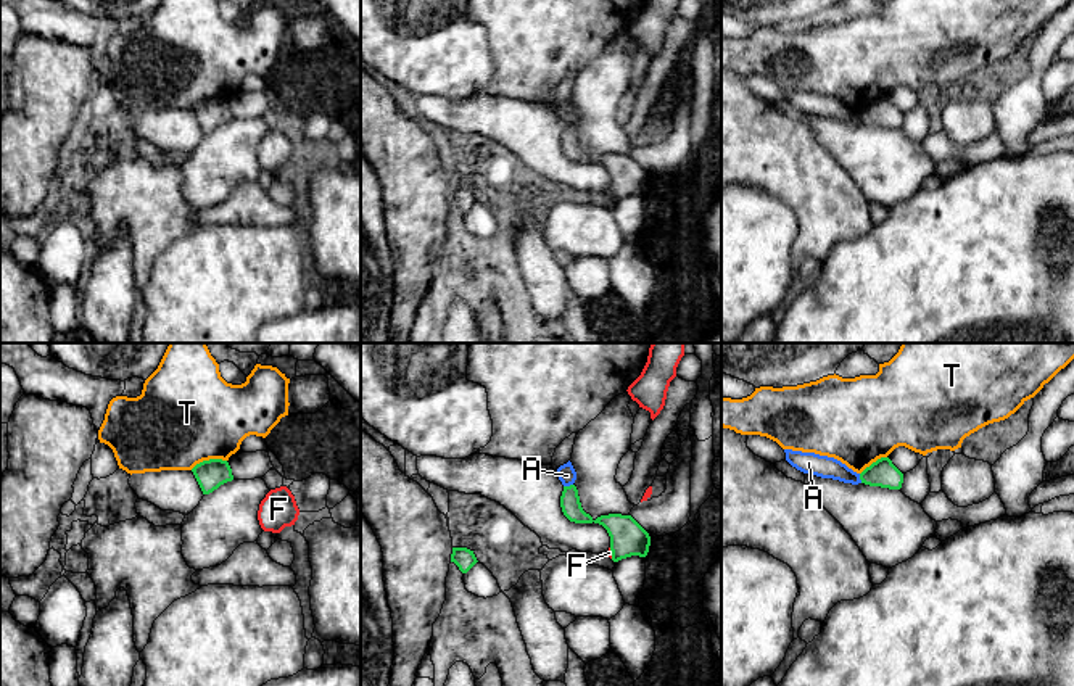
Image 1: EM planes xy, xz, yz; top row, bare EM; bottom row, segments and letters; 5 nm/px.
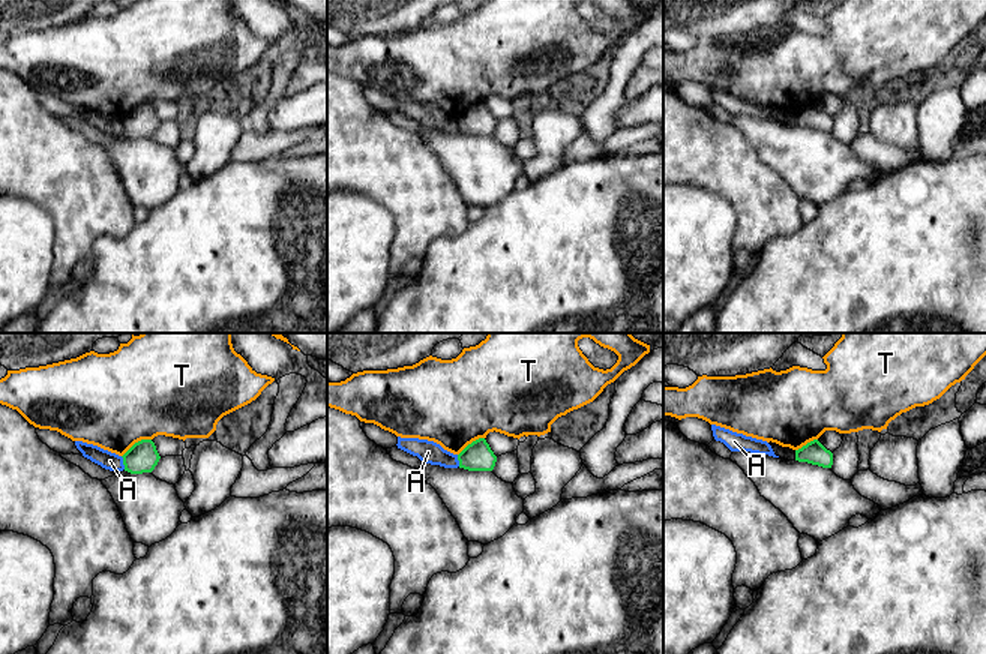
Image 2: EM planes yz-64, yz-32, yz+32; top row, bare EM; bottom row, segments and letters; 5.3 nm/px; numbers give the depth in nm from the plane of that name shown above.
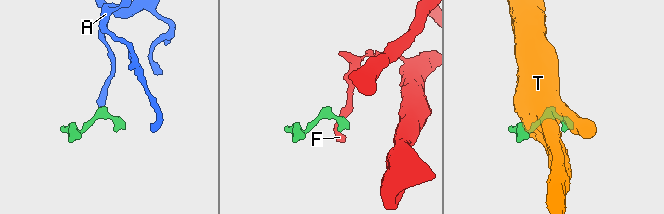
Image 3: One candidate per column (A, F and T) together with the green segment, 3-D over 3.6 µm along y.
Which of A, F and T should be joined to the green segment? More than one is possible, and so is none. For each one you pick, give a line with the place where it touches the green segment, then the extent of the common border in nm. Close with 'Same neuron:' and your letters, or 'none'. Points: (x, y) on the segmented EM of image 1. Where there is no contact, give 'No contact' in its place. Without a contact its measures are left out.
Same neuron: none

